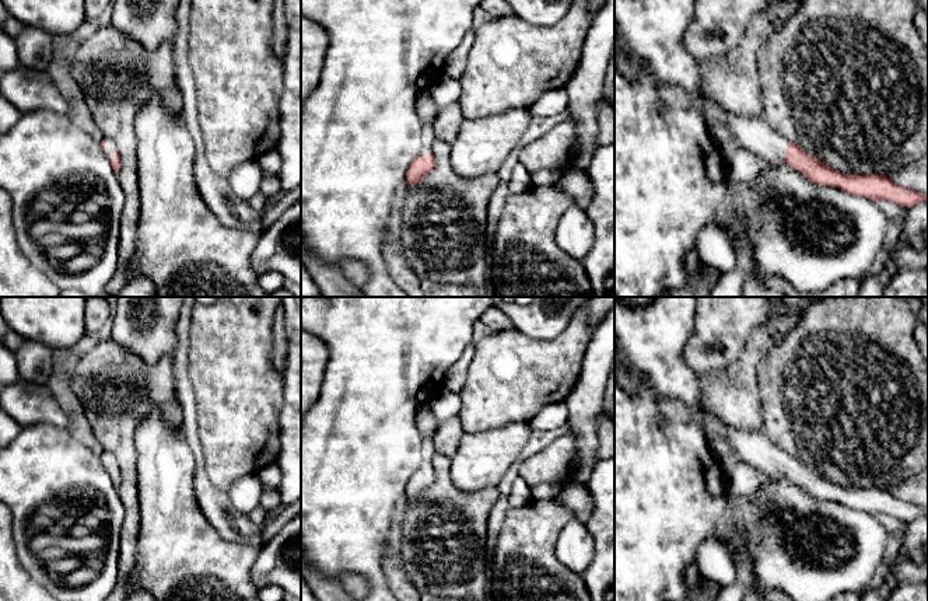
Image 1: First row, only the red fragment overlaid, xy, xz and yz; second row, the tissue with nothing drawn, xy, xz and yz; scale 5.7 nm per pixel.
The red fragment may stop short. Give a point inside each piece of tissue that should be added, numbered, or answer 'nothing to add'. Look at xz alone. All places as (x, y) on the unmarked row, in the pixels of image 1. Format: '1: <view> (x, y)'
1: xz (427, 444)

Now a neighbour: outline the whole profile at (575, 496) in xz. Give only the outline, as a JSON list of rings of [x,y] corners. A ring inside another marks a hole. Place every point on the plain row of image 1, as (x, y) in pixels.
[[[570,482],[554,497],[554,502],[570,509],[575,517],[586,523],[595,511],[595,503],[585,483]]]

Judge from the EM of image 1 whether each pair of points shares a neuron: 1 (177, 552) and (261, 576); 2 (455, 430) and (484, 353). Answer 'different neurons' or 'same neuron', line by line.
1: different neurons
2: different neurons

